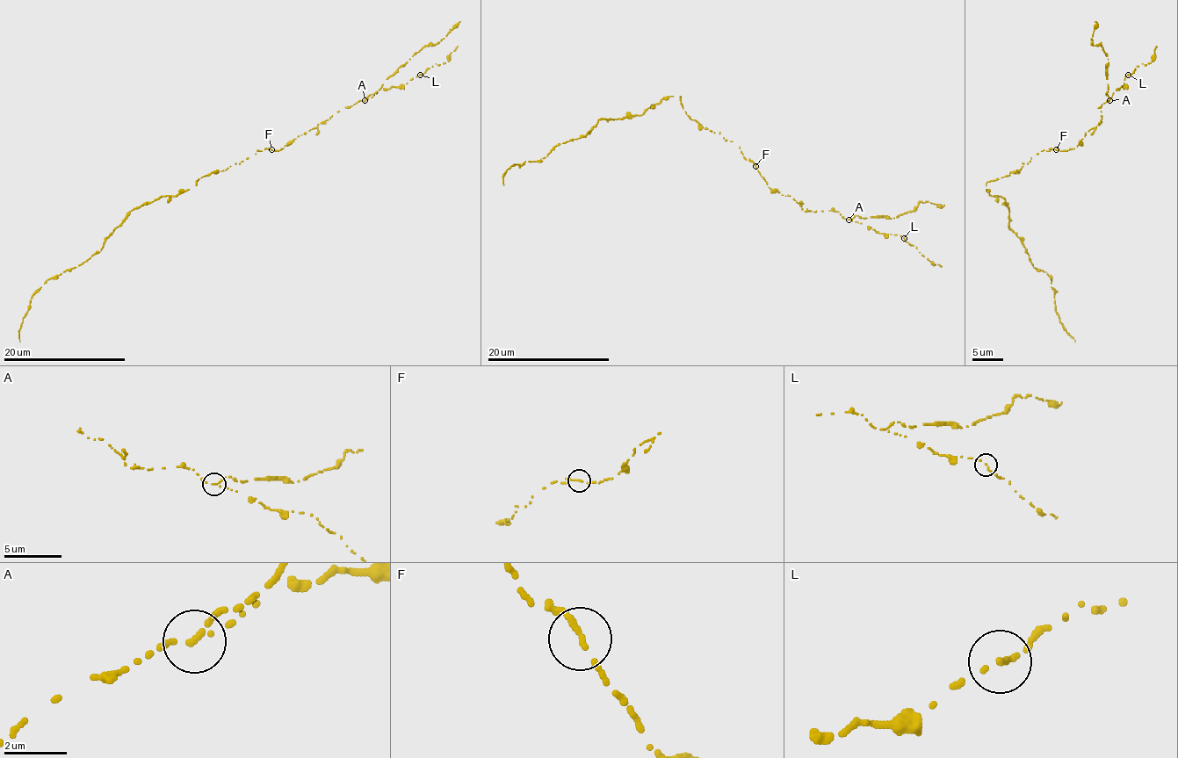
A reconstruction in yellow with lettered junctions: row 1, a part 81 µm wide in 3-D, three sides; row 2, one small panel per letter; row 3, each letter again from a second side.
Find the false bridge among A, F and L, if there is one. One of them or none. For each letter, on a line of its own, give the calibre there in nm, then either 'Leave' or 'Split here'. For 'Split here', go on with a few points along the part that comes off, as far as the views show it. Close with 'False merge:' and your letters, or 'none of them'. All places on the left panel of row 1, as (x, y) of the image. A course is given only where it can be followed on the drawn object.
A: Thickness 150 nm. Split here. Course of the part to remove: (364, 101), (426, 46), (438, 44), (459, 21)
F: Thickness 150 nm. Leave
L: Thickness 140 nm. Leave
False merge: A

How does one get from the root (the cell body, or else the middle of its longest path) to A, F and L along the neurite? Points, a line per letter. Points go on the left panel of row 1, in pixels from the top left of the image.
A: (236, 163), (259, 149), (278, 151), (344, 107), (364, 101)
F: (236, 163), (256, 155), (259, 149), (271, 149)
L: (236, 163), (259, 149), (278, 151), (344, 107), (383, 90), (402, 87), (420, 75)

